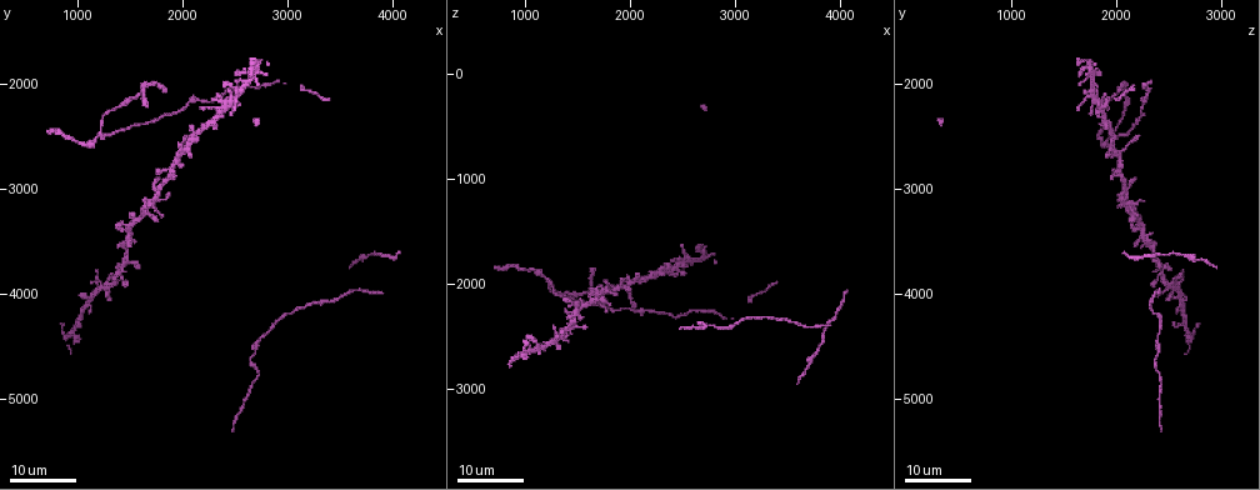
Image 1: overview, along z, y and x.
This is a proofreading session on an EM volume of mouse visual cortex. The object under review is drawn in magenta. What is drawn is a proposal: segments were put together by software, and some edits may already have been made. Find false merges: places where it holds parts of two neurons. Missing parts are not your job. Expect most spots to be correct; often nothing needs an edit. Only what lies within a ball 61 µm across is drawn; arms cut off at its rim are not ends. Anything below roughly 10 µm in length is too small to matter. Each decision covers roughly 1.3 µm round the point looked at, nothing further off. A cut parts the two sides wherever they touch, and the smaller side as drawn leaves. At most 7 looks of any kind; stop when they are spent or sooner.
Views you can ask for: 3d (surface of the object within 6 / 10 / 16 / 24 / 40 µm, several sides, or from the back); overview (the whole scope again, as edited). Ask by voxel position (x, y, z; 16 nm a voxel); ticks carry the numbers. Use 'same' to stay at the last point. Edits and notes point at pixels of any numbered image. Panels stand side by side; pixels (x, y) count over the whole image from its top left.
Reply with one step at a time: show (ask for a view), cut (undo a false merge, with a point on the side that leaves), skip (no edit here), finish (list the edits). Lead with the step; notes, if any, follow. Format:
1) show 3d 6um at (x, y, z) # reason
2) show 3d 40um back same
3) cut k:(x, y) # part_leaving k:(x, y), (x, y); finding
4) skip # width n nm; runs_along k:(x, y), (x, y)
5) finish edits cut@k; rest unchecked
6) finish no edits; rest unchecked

show 3d 24um at (1680, 2360, 2180) # thick turns thin

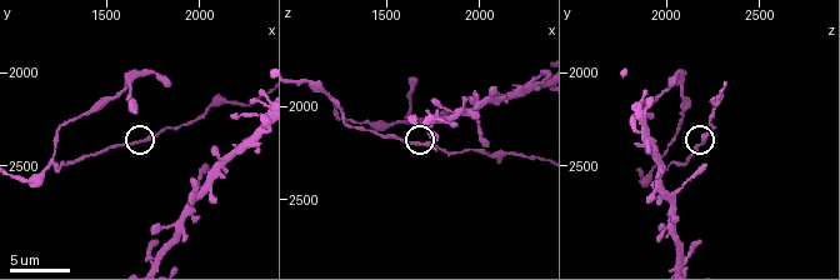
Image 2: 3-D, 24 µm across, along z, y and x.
show 3d 6um at (1660, 2380, 2200) # zoom in

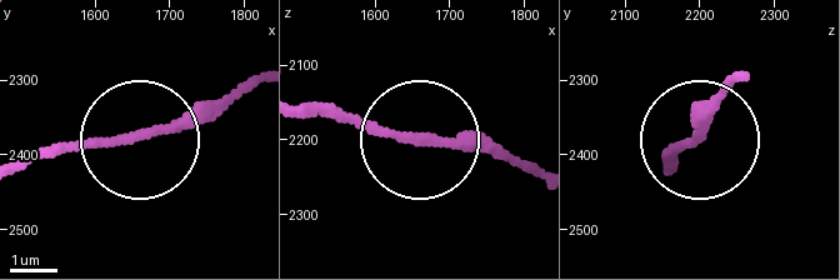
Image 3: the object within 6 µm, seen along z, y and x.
skip # continuous, no second neuron

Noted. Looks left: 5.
show 3d 16um at (1440, 3680, 2420) # branch point

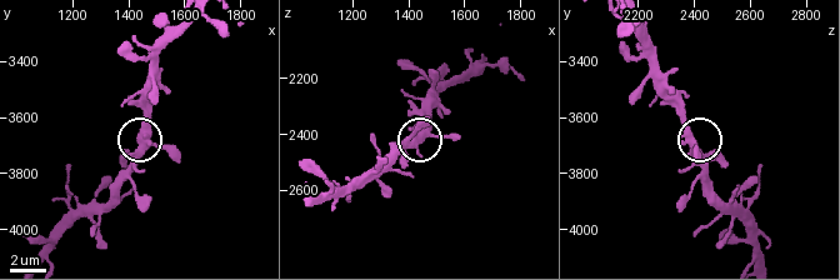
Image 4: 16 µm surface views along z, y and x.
show 3d 6um at (1470, 3710, 2400)

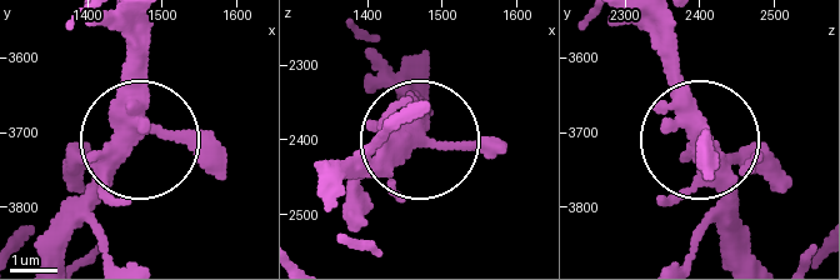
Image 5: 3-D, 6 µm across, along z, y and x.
skip # runs_along 5:(144, 20), (140, 139), (40, 243); all the same neuron

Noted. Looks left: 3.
show 3d 24um at (2640, 4480, 2400)

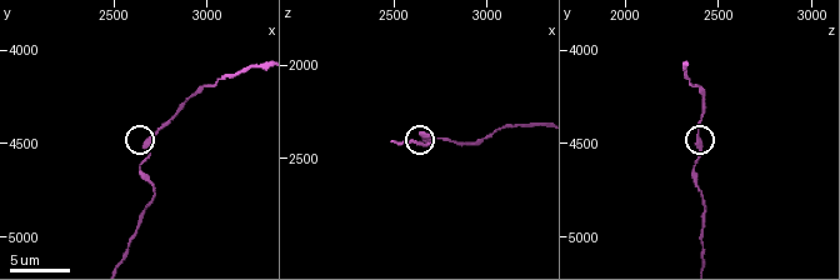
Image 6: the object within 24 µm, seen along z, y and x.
show 3d 10um same # zoom in

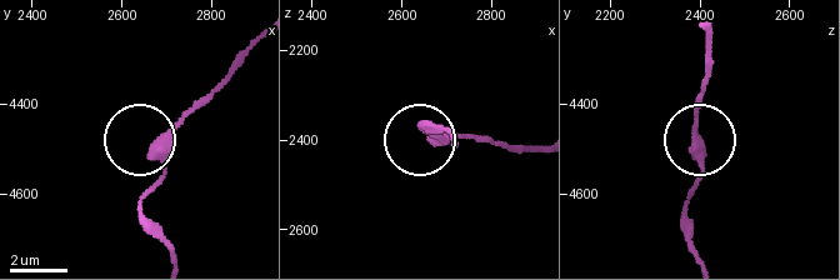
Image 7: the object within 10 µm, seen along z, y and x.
skip # continuous, no second neuron

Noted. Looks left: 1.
finish no edits; rest unchecked

